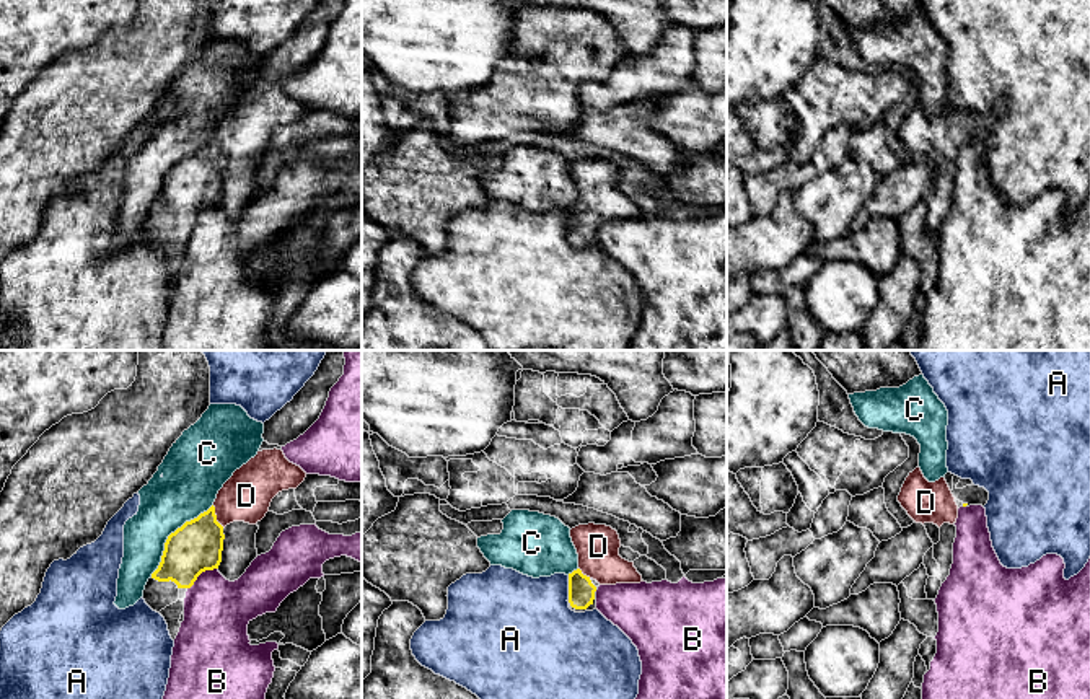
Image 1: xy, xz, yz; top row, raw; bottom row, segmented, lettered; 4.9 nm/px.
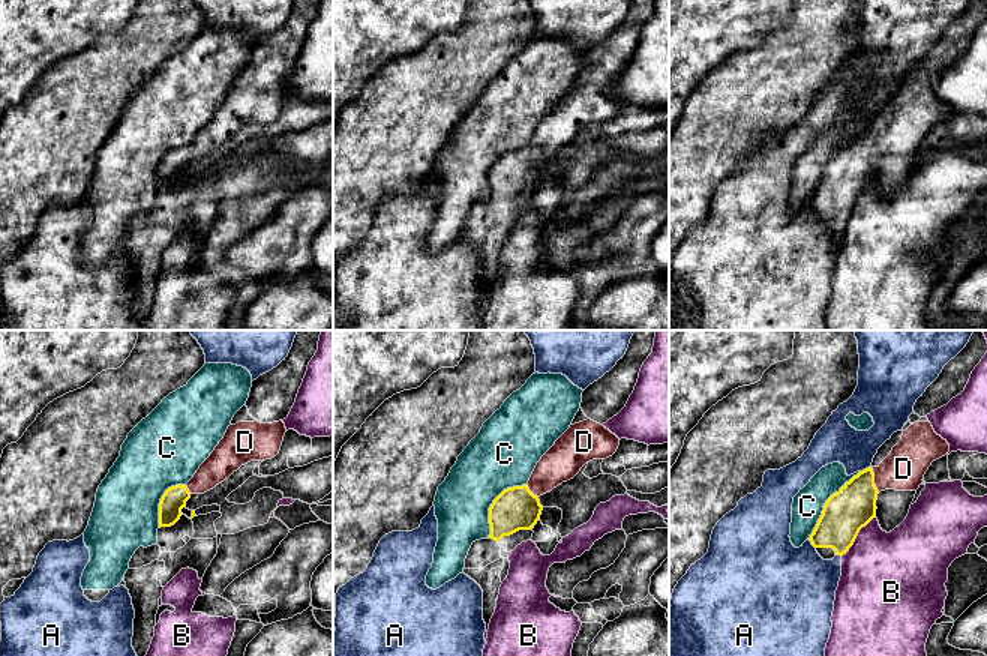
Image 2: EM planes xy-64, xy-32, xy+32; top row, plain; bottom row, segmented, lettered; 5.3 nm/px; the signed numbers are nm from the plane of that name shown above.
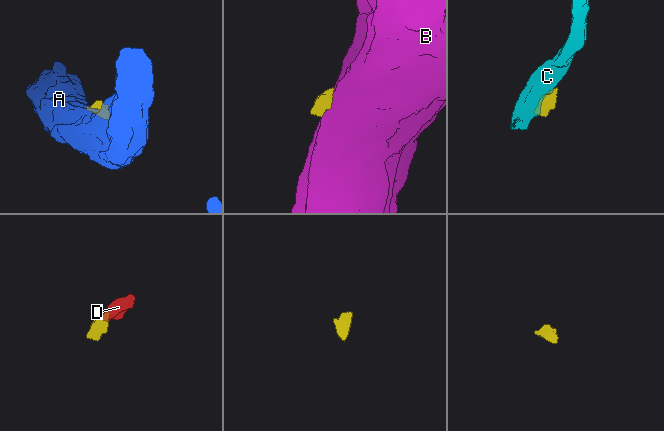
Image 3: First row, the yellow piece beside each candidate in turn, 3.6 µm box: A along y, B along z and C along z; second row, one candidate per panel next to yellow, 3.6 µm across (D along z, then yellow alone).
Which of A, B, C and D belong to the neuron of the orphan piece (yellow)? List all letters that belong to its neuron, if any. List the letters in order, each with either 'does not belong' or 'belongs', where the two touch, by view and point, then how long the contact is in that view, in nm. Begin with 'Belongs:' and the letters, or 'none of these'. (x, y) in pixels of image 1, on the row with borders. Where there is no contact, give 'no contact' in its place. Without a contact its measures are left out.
Belongs: D
A: does not belong | xz (569, 587) | 120 nm
B: does not belong | xy (201, 572) | 190 nm
C: does not belong | xy (170, 535) | 480 nm
D: belongs | xy (215, 517) | 130 nm

